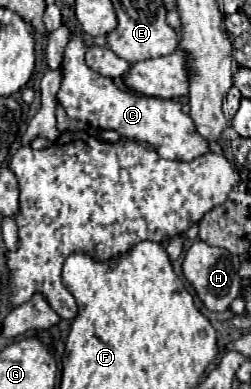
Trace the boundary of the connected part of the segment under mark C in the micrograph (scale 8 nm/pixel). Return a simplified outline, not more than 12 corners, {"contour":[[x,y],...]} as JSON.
{"contour":[[71,31],[57,103],[71,119],[151,145],[209,151],[177,99],[119,87],[85,63]]}

